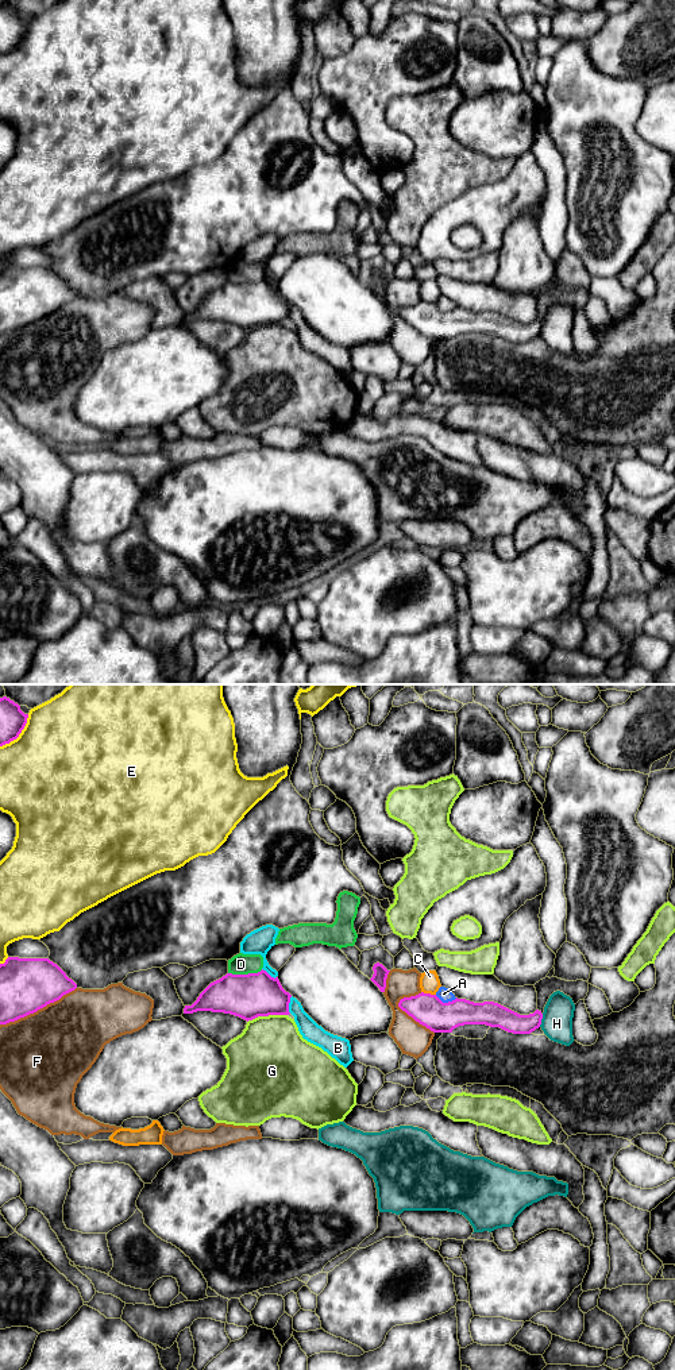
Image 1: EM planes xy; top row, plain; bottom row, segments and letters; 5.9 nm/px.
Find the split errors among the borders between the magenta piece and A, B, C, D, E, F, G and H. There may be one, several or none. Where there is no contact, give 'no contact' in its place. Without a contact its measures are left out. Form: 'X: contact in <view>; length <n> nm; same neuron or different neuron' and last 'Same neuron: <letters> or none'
A: contact in xy; length 140 nm; different neuron
B: contact in xy; length 110 nm; different neuron
C: contact in xy; length 90 nm; different neuron
D: contact in xy; length 200 nm; different neuron
E: contact in xy; length 260 nm; different neuron
F: contact in xy; length 500 nm; different neuron
G: contact in xy; length 240 nm; different neuron
H: contact in xy; length 80 nm; different neuron
Same neuron: none

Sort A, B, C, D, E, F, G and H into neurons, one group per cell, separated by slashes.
A / B / C / D / E / F / G / H

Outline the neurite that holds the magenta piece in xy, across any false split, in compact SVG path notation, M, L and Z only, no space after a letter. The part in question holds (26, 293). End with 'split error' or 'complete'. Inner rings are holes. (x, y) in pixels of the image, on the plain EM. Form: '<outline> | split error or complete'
M8 266L0 273L0 333L34 323L76 297L49 267Z | complete

